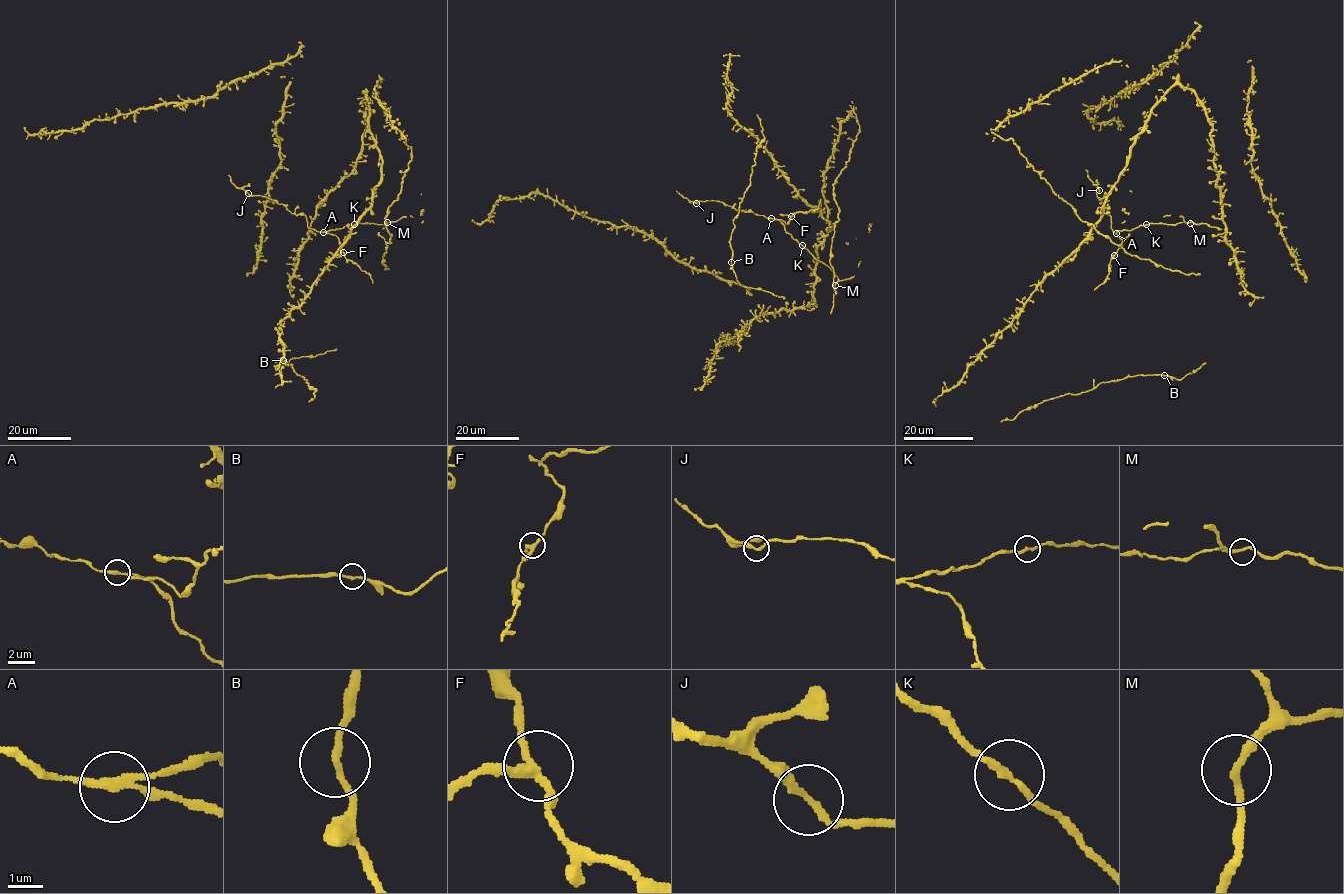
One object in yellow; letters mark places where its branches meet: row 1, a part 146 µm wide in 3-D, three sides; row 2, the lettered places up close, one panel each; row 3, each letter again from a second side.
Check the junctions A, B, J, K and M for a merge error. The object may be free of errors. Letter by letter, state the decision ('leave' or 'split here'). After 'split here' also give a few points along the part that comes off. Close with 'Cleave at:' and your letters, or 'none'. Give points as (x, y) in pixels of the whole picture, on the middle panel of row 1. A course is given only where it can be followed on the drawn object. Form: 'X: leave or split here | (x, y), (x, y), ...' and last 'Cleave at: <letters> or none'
A: split here | (771, 218), (787, 223), (793, 213), (815, 210), (820, 199)
B: leave
J: leave
K: leave
M: leave
Cleave at: A

